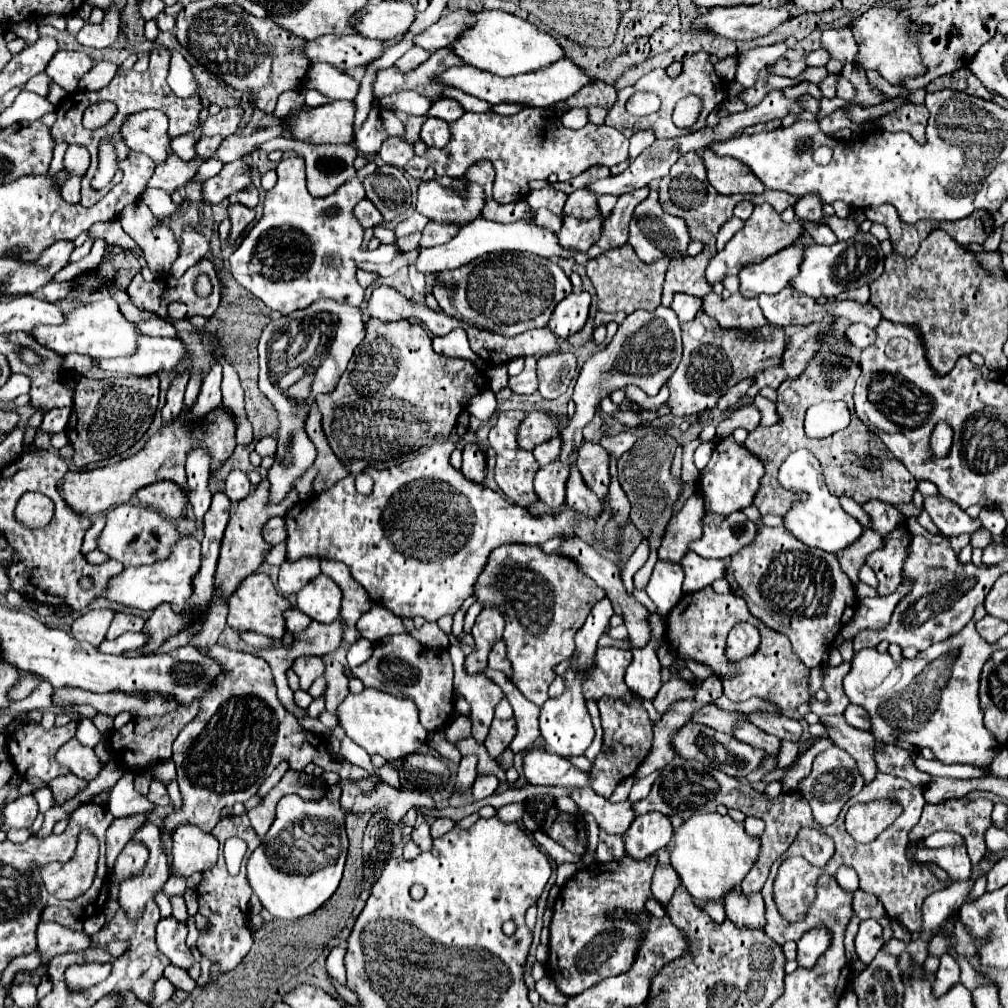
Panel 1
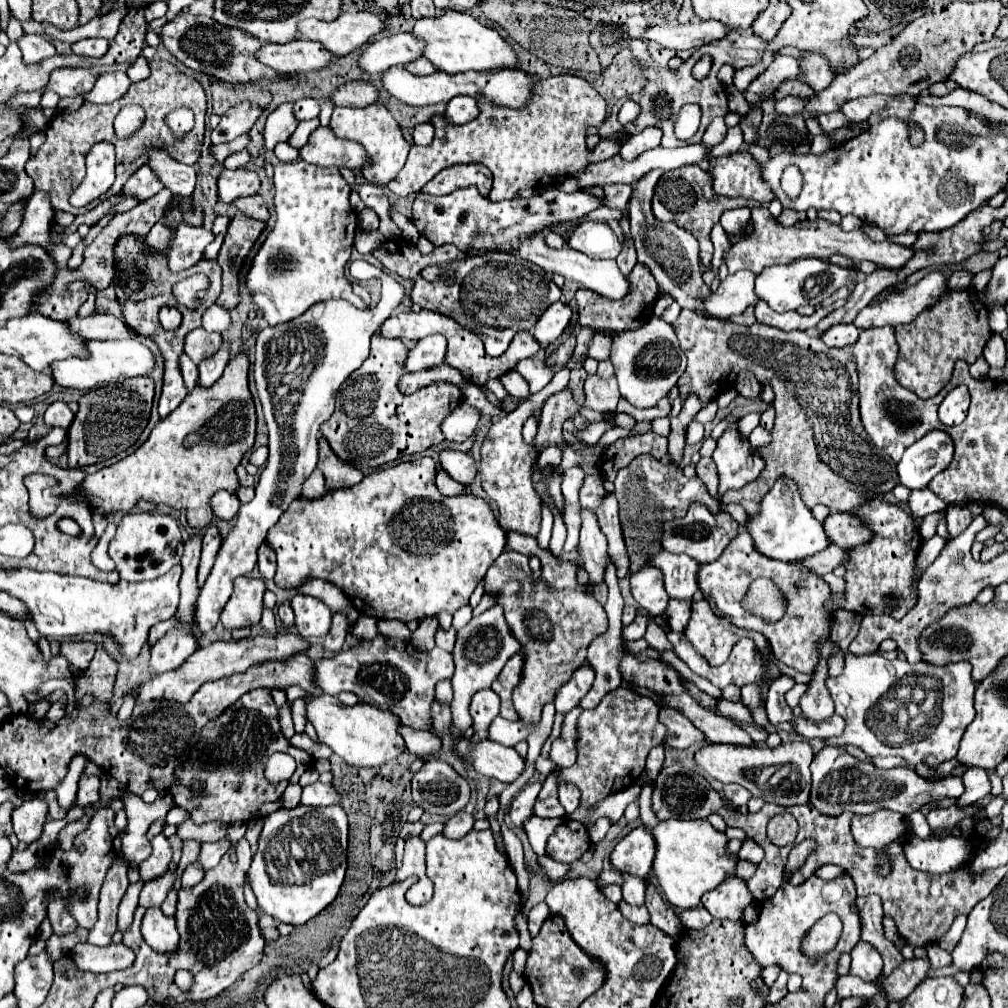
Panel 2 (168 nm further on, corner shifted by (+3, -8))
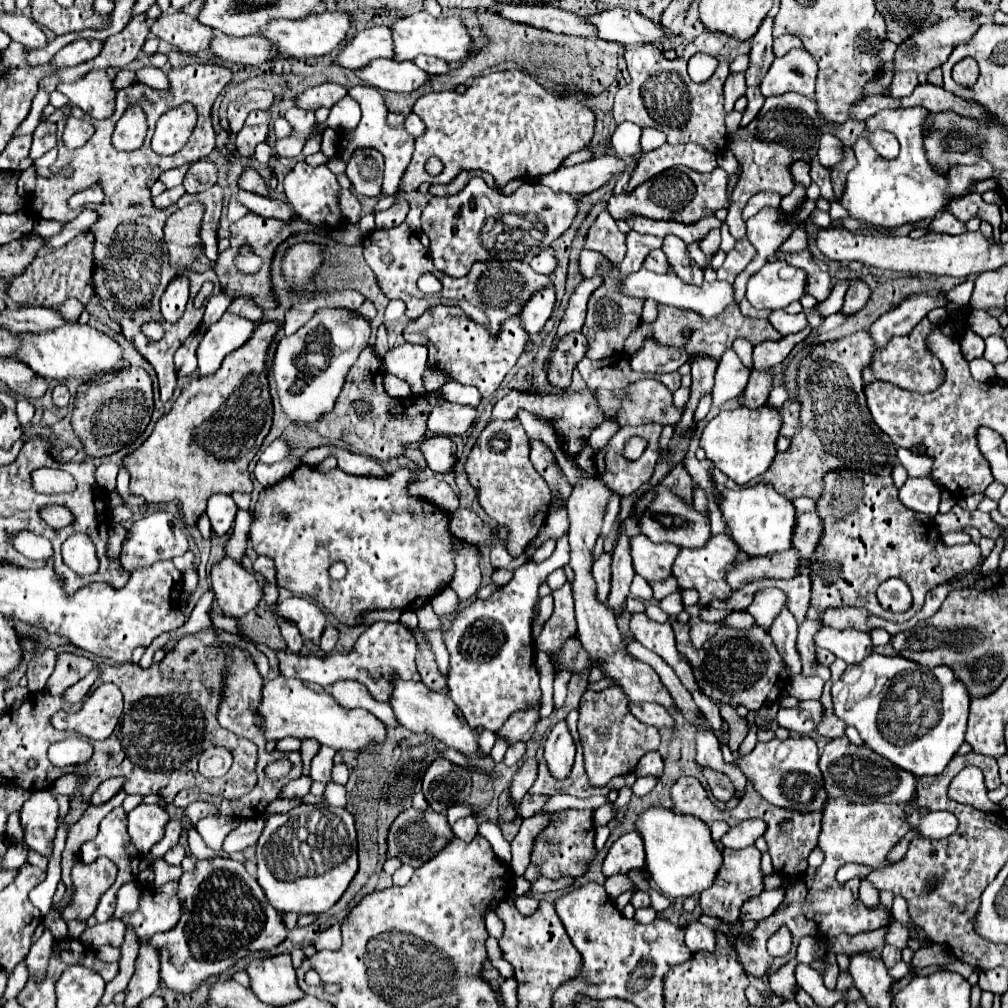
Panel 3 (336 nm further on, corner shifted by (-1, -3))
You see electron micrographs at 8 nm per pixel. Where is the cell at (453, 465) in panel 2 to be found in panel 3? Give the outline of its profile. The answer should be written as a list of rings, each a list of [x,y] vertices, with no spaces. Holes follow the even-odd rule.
[[[434,436],[420,444],[426,464],[434,472],[448,472],[456,464],[456,444],[448,436]]]

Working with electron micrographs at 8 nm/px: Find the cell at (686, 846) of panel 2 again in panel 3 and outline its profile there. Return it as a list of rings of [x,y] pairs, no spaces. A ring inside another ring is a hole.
[[[652,806],[638,816],[636,832],[644,842],[644,868],[658,890],[670,900],[694,896],[696,892],[708,888],[716,878],[720,868],[720,850],[710,840],[710,828],[706,822],[696,820],[694,816],[676,814],[664,806]]]

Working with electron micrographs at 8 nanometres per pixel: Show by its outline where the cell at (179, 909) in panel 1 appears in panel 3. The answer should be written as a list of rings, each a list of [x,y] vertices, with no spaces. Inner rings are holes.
[[[156,858],[152,868],[154,868],[154,872],[156,872],[156,880],[154,880],[154,882],[178,880],[178,876],[182,874],[182,868],[180,868],[180,866],[172,866],[172,864],[168,864],[164,858]]]

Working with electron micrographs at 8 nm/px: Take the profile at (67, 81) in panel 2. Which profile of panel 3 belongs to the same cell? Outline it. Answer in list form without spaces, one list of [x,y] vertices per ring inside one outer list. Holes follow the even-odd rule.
[[[106,70],[88,72],[84,80],[74,84],[60,84],[58,90],[70,98],[72,106],[82,108],[96,120],[104,120],[114,112],[116,88]]]

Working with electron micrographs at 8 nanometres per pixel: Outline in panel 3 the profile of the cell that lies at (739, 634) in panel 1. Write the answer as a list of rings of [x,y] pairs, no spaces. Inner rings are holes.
[[[672,622],[672,630],[676,636],[676,648],[680,654],[686,656],[688,664],[692,666],[694,678],[698,688],[716,704],[730,704],[732,708],[746,706],[748,710],[758,710],[764,704],[776,702],[780,692],[788,684],[786,664],[780,658],[768,630],[758,624],[752,624],[748,630],[720,626],[716,636],[706,640],[704,648],[696,650],[690,642],[690,624]]]

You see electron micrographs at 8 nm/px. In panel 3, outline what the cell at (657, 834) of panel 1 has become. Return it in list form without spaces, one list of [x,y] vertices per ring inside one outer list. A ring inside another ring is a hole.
[[[628,832],[610,846],[602,864],[602,874],[610,878],[614,874],[628,874],[636,868],[644,868],[644,844],[640,844],[636,832]]]

